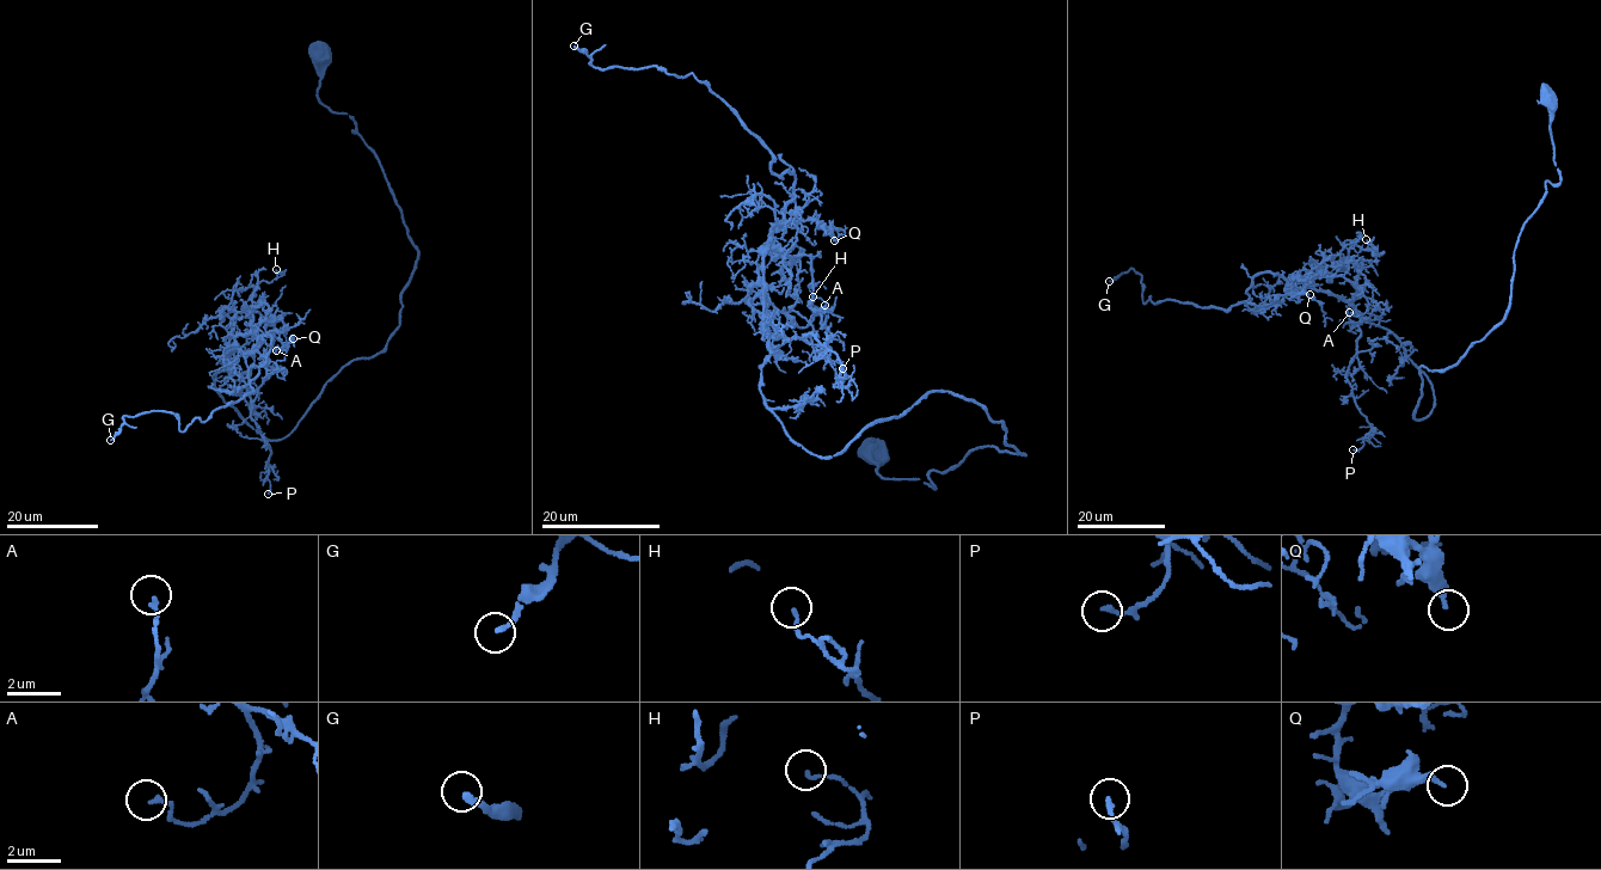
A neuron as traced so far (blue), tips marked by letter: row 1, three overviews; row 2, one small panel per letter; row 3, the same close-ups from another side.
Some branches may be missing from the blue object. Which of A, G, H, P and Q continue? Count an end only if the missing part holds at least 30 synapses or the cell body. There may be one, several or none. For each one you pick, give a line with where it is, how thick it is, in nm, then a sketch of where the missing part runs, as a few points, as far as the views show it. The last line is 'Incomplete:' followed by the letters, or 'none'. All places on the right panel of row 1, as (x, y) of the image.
G: place (1109, 281); calibre 200 nm
Q: place (1310, 294); calibre 240 nm; course (1310, 294), (1306, 292), (1298, 307), (1280, 307), (1277, 301), (1281, 301)
Incomplete: G, Q

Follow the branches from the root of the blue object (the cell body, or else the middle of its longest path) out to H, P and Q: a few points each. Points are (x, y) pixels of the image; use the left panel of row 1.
H: (318, 56), (317, 98), (375, 154), (417, 261), (385, 348), (274, 440), (213, 378), (224, 308), (276, 269)
P: (318, 56), (317, 98), (375, 154), (417, 261), (385, 348), (287, 435), (213, 375), (246, 385), (268, 494)
Q: (318, 56), (317, 98), (375, 154), (417, 261), (385, 348), (263, 437), (213, 375), (267, 332), (293, 338)

